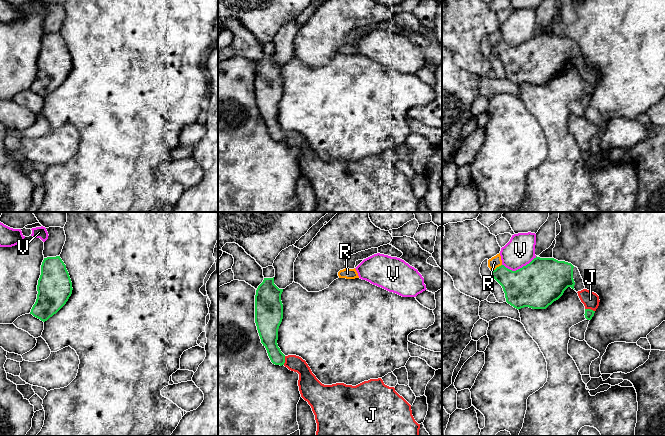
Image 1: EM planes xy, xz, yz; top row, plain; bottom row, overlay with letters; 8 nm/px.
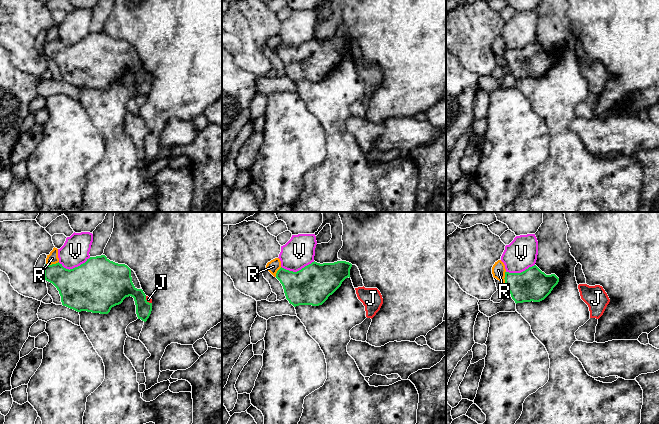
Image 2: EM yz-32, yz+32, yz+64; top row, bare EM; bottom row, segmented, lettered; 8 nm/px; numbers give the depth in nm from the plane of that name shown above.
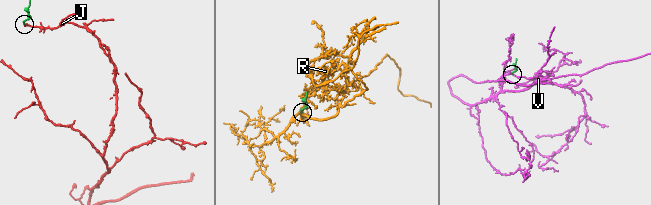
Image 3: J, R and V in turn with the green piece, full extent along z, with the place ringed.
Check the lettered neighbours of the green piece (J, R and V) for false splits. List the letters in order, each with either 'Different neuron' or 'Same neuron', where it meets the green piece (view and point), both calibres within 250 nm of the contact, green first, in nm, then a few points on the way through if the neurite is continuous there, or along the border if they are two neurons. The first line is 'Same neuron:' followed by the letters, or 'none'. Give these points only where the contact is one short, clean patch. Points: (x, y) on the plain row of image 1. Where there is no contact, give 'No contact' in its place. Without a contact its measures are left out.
Same neuron: J
J: Same neuron. Touches green at yz (590, 85). Thickness 70 nm (green) against 130 nm. Path across: yz (589, 89), (590, 85), (590, 75)
R: Different neuron. Touches green at yz (497, 43). Thickness 280 nm (green) against 90 nm
V: Different neuron. Touches green at yz (520, 44). Thickness 380 nm (green) against 240 nm. Boundary: yz (536, 32), (515, 46), (510, 46), (502, 41)

